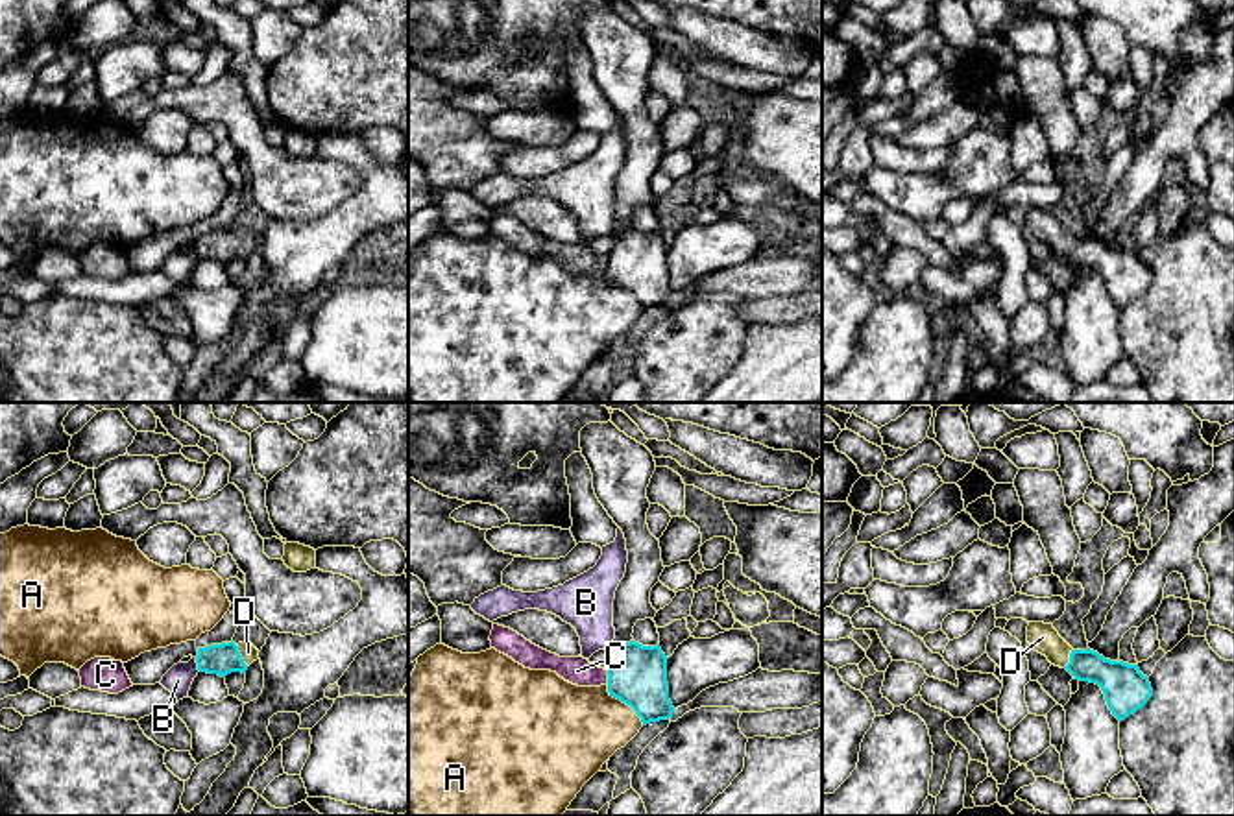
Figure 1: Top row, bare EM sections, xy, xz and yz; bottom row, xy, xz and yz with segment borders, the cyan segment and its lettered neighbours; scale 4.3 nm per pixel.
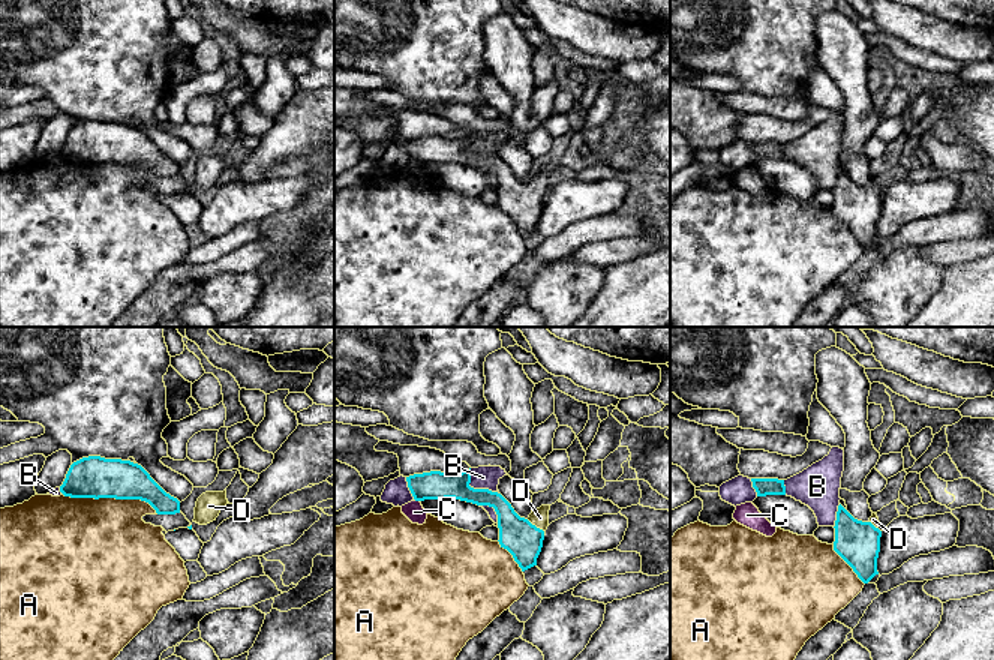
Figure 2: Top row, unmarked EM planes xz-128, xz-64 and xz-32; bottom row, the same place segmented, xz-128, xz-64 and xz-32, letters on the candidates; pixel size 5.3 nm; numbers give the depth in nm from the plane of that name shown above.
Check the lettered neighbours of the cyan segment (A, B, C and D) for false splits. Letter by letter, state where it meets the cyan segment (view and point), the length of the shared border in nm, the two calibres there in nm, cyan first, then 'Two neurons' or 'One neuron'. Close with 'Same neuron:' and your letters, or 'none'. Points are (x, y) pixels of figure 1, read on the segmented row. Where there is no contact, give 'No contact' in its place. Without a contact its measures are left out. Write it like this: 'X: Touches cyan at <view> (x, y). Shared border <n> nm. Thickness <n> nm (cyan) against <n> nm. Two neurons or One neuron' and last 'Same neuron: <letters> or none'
A: Touches cyan at xz (625, 702). Shared border 240 nm. Thickness 260 nm (cyan) against 380 nm. Two neurons
B: Touches cyan at xy (198, 665). Shared border 70 nm. Thickness 140 nm (cyan) against 120 nm. Two neurons
C: Touches cyan at xz (608, 676). Shared border 60 nm. Thickness 260 nm (cyan) against 120 nm. Two neurons
D: Touches cyan at xy (241, 656). Shared border 110 nm. Thickness 140 nm (cyan) against 70 nm. One neuron
Same neuron: D

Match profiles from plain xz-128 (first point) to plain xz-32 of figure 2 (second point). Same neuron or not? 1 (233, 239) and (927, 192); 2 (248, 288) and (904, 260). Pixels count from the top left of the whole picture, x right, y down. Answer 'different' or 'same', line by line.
1: different
2: same

